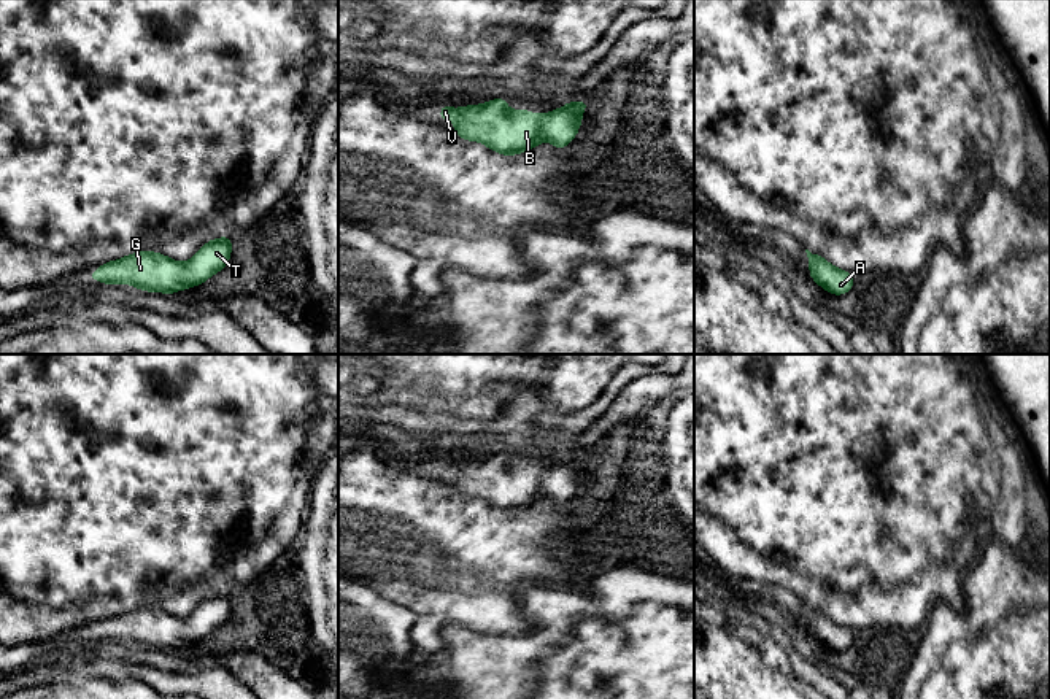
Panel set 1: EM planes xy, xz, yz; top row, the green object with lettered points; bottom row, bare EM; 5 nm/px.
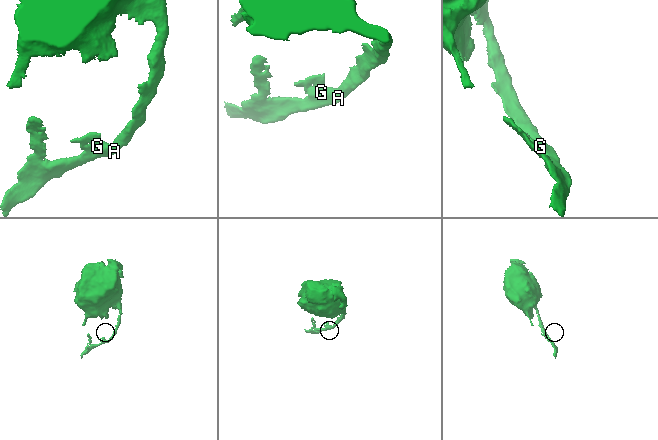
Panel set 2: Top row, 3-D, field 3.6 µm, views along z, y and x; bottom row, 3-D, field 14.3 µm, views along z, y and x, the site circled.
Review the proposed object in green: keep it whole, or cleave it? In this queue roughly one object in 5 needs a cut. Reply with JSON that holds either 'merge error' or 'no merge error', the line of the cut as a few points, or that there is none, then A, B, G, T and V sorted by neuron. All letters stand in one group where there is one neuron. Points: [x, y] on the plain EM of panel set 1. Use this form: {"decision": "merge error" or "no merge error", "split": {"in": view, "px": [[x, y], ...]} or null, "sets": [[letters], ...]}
{"decision": "no merge error", "split": null, "sets": [["A", "B", "G", "T", "V"]]}

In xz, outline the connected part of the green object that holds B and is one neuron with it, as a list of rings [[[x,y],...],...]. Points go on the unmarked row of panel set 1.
[[[497,453],[462,464],[442,461],[440,475],[451,477],[457,492],[464,496],[483,499],[502,512],[515,512],[543,497],[564,505],[580,486],[585,464],[589,464],[585,456],[569,458],[548,470],[535,470],[527,465],[510,465],[507,454]]]

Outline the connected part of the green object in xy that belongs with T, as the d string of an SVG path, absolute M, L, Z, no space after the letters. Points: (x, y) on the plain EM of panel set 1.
M230 593L207 597L189 618L178 618L156 607L140 607L102 620L89 629L89 635L98 635L102 640L132 640L141 647L173 650L203 640L229 620L230 608Z

